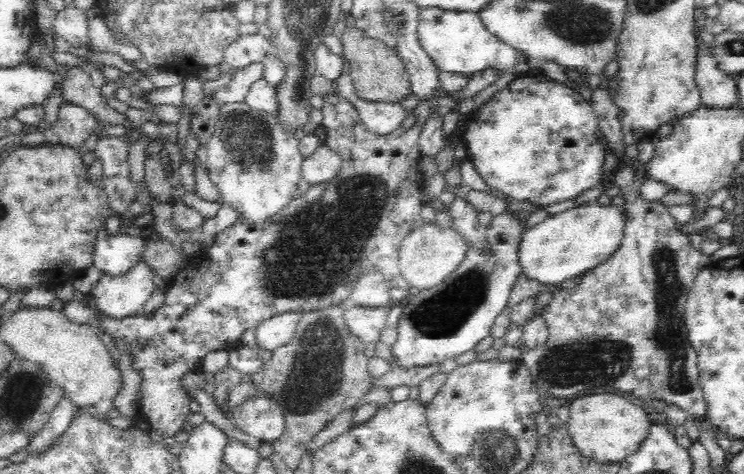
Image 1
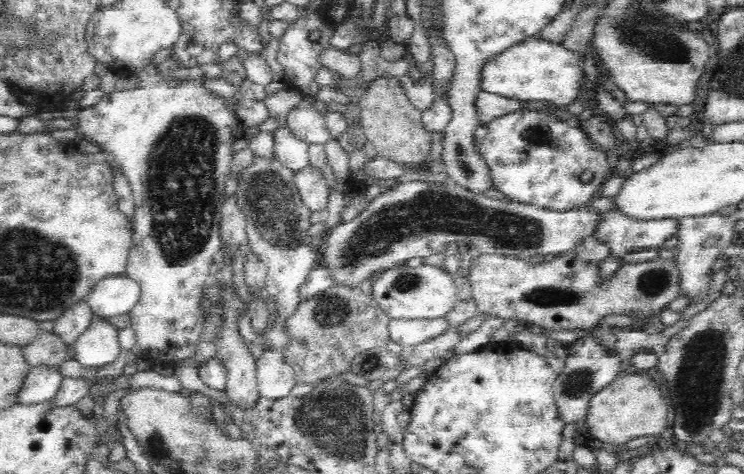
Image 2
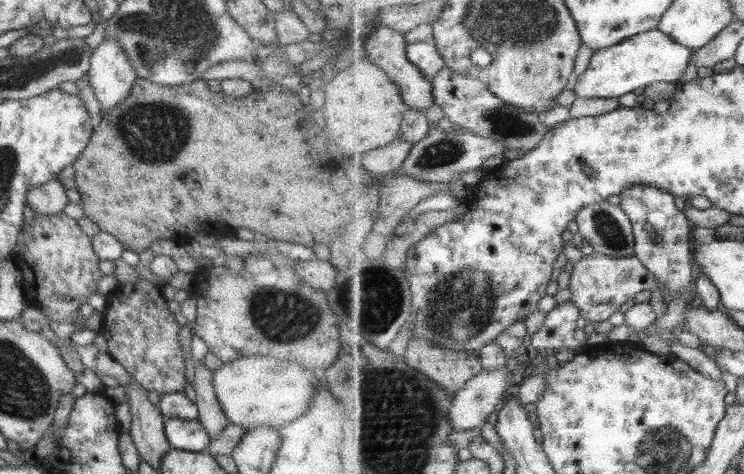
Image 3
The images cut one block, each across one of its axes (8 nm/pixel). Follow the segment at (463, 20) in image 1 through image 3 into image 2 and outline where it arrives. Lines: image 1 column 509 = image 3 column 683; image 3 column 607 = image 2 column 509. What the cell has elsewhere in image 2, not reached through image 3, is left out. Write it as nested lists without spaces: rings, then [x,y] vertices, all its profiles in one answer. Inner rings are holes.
[[[530,37],[486,62],[481,72],[481,90],[522,102],[568,106],[578,98],[582,78],[585,78],[583,61],[577,52],[564,48],[562,44]]]

